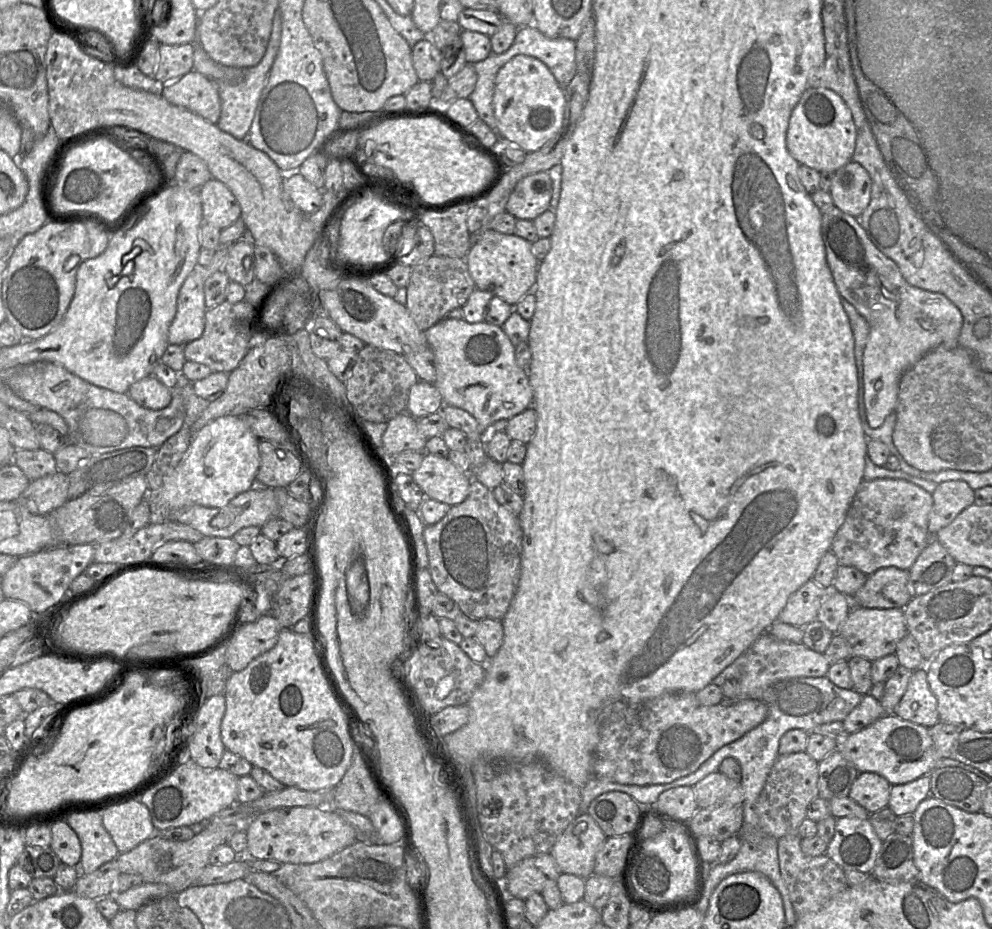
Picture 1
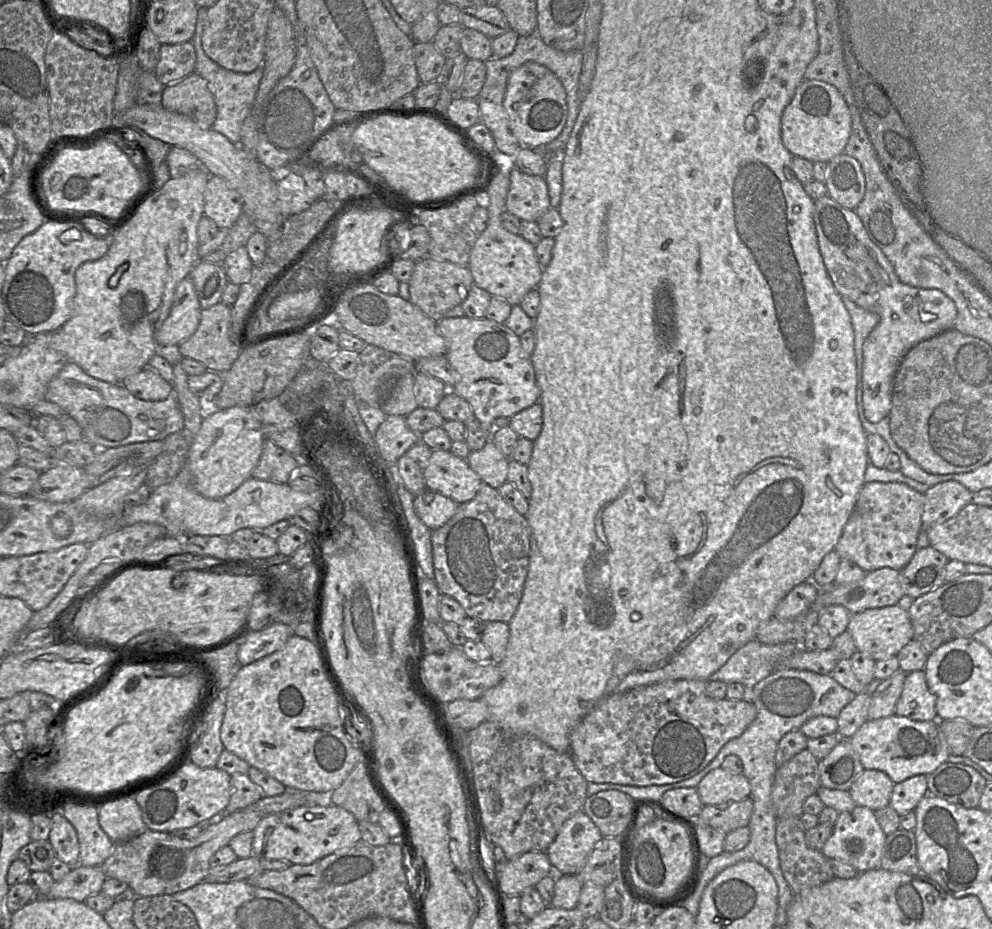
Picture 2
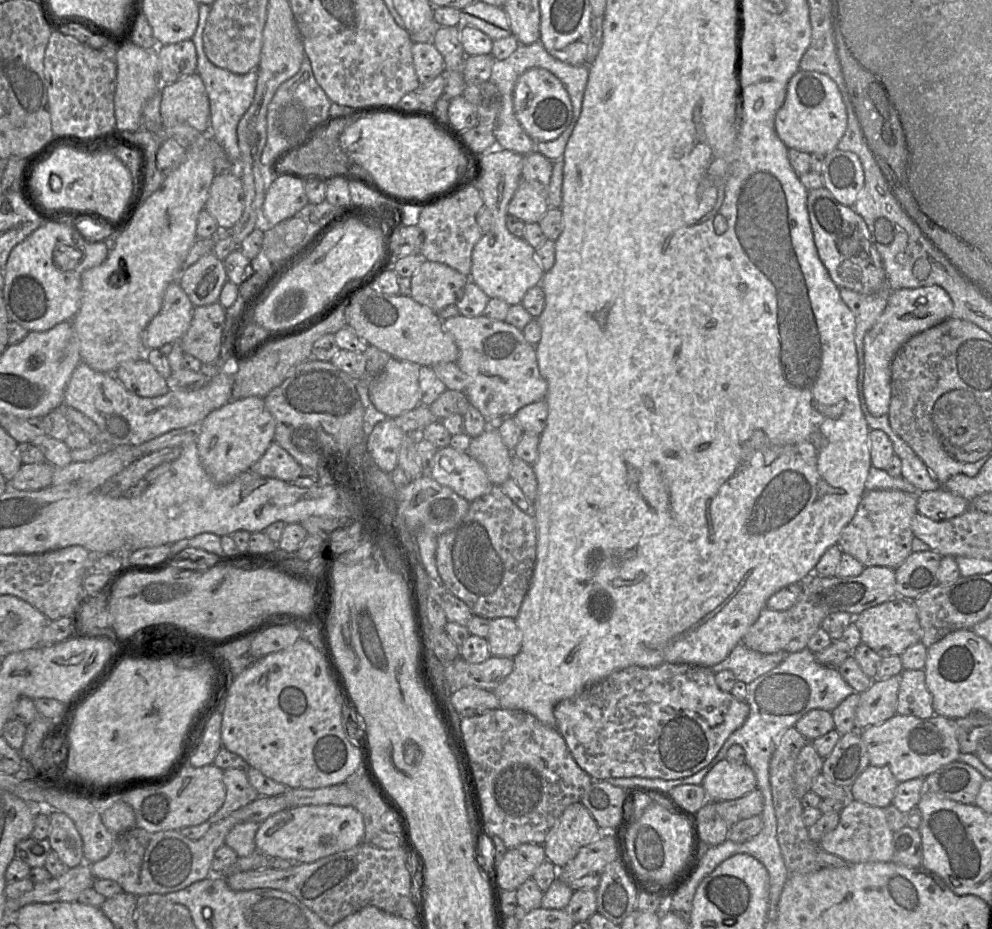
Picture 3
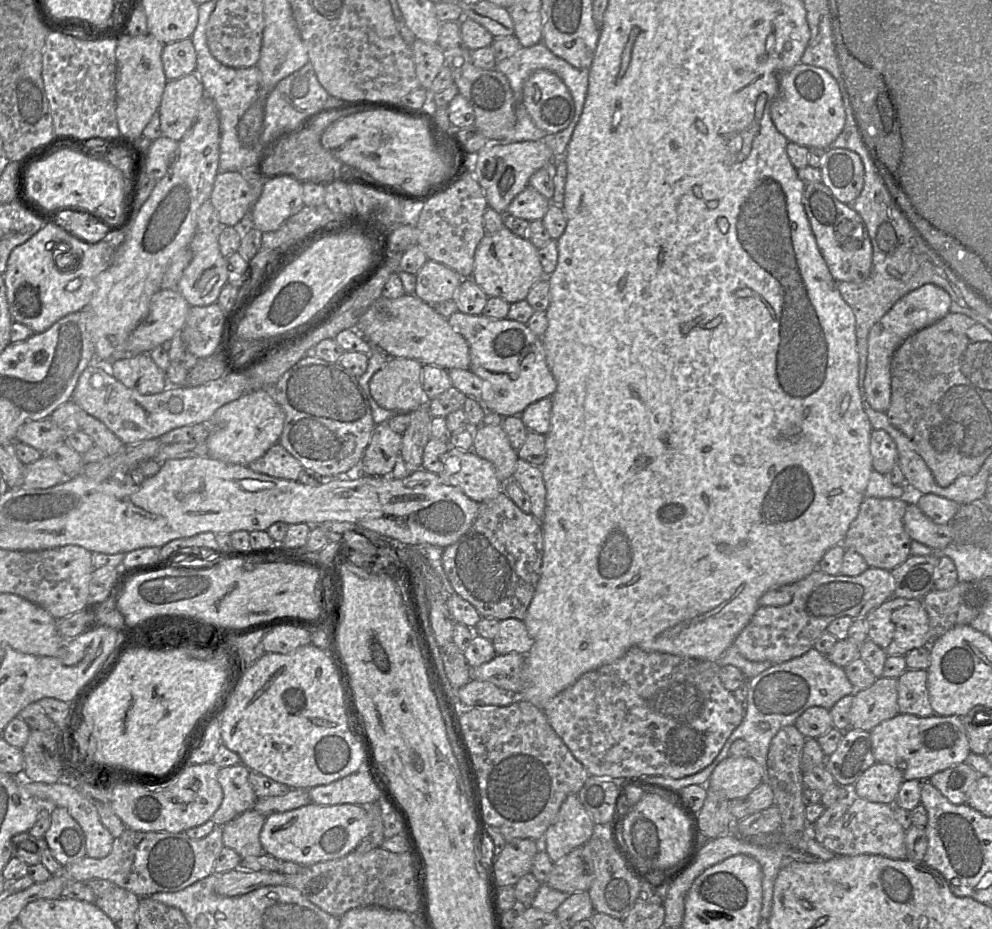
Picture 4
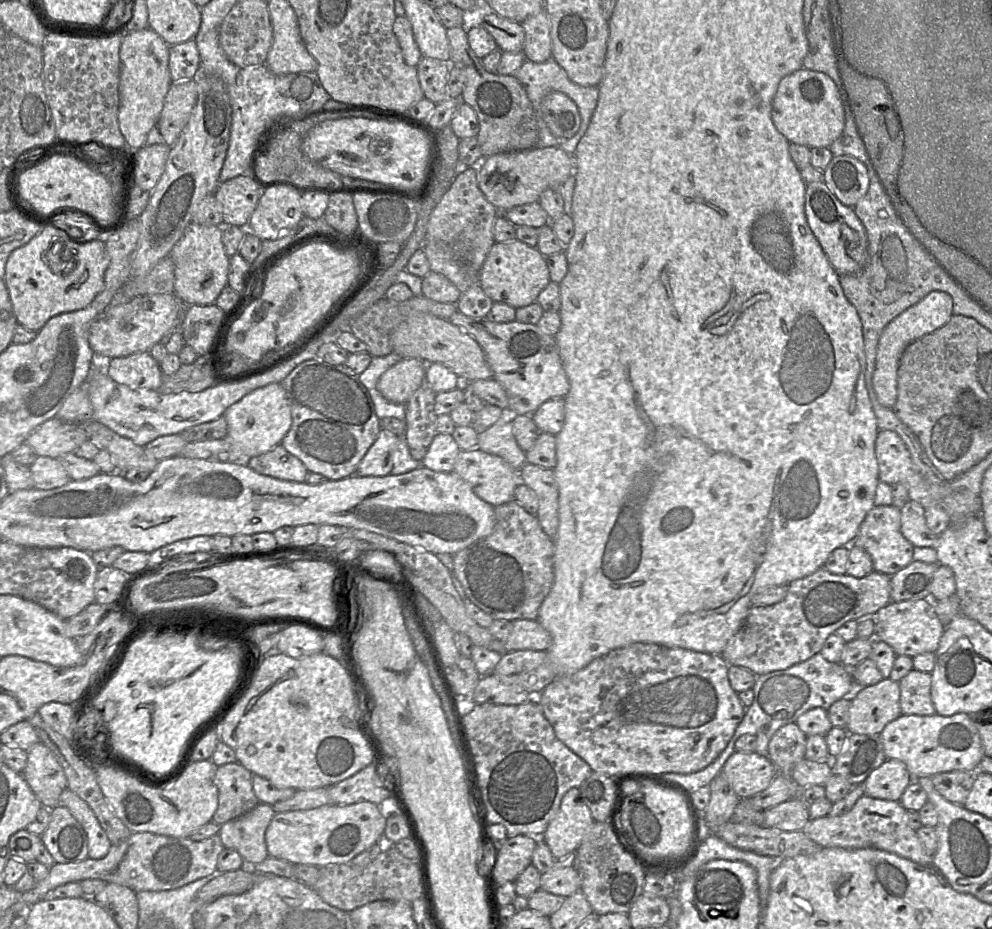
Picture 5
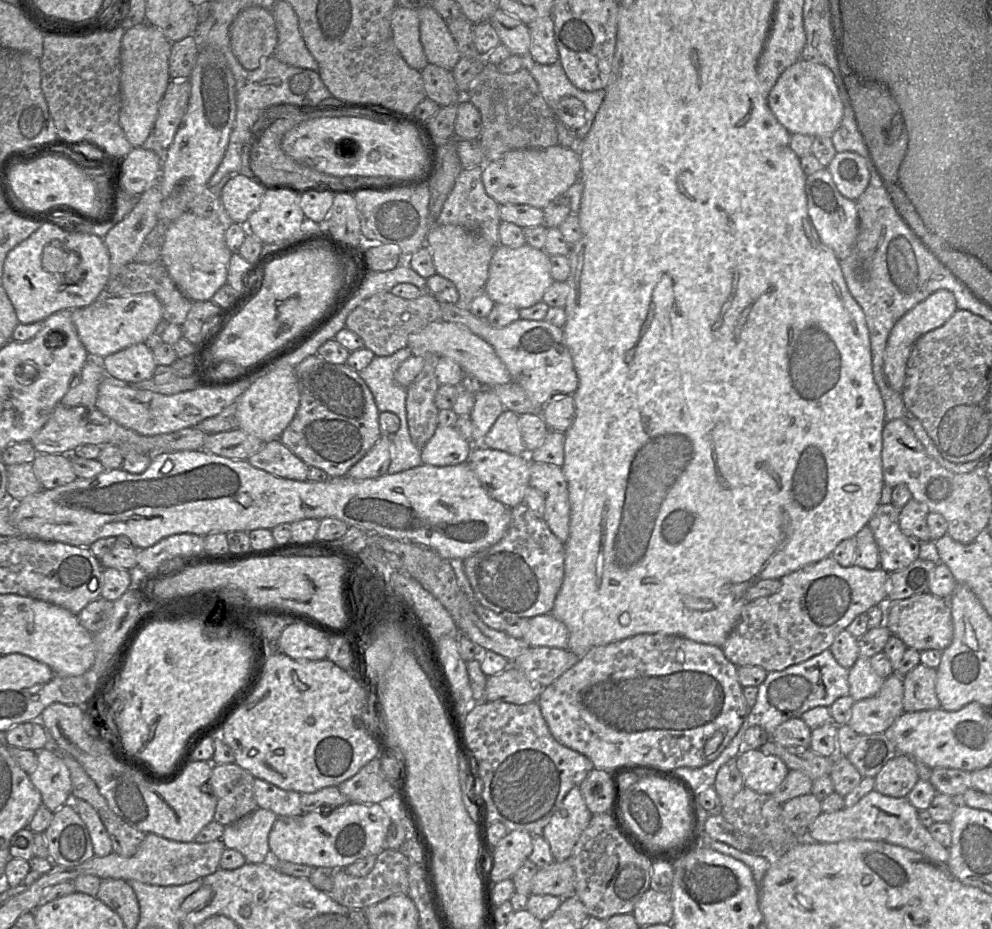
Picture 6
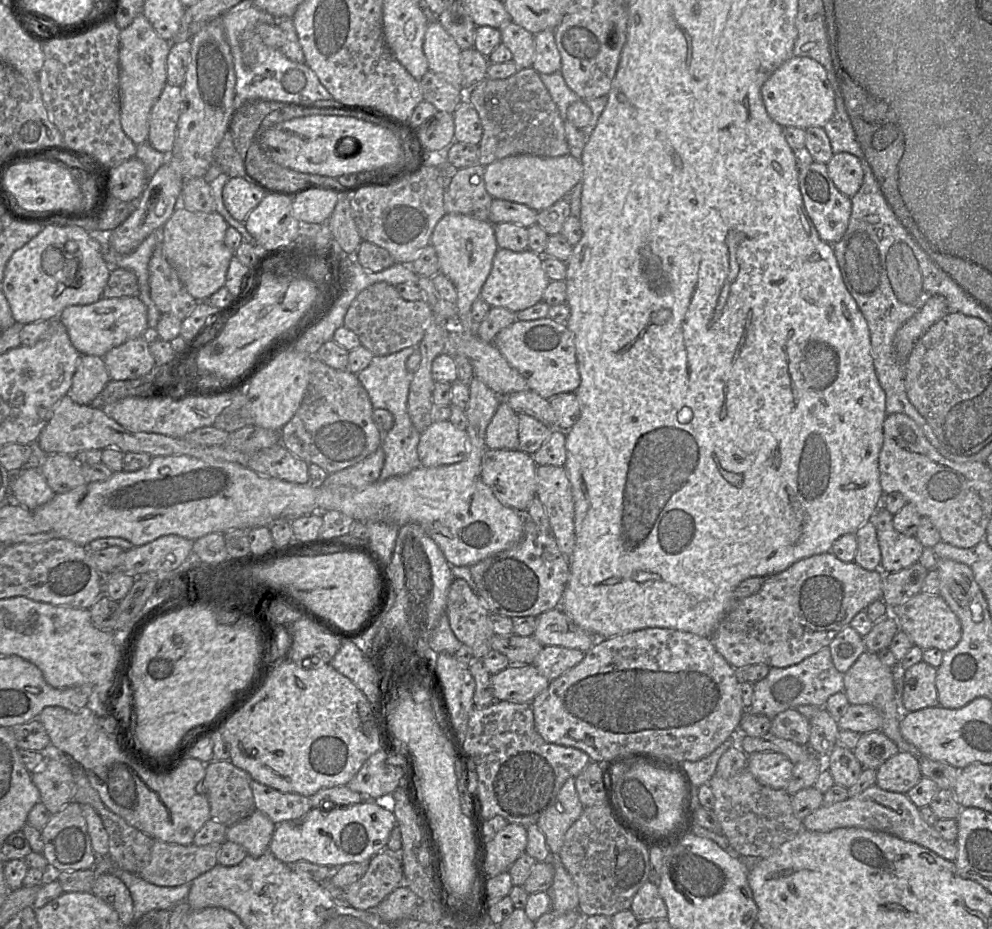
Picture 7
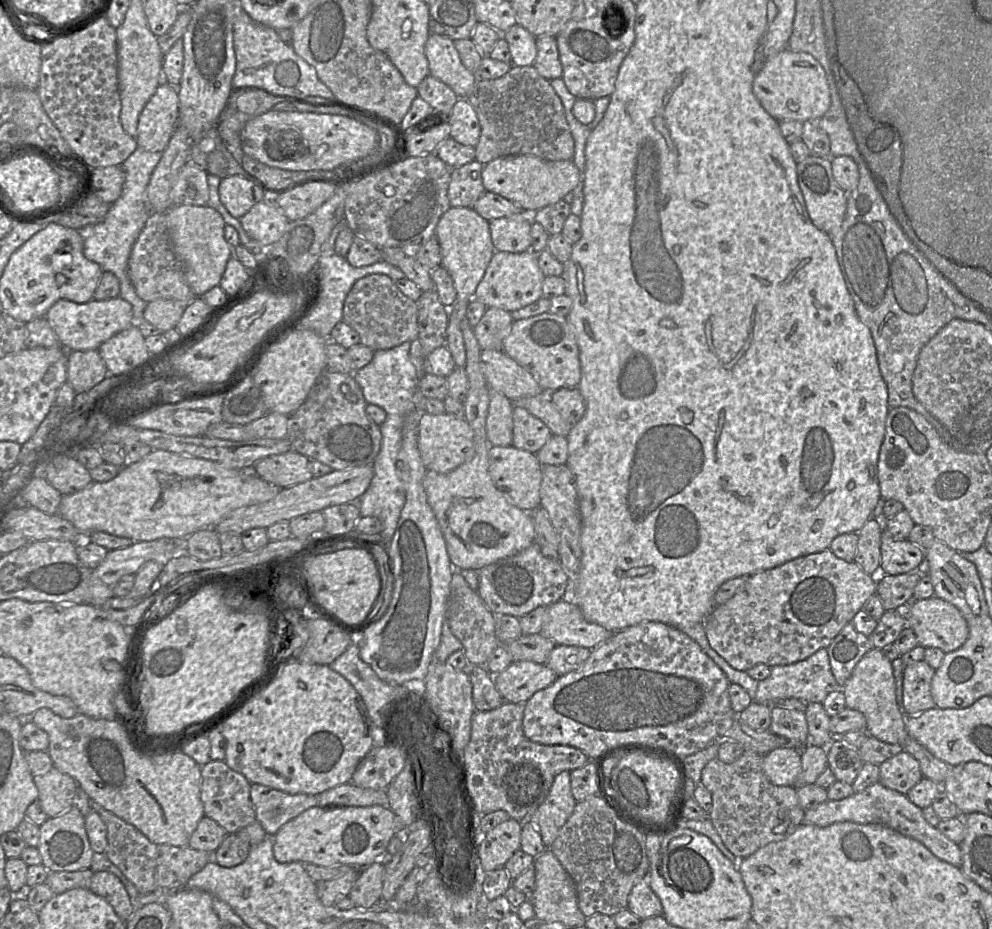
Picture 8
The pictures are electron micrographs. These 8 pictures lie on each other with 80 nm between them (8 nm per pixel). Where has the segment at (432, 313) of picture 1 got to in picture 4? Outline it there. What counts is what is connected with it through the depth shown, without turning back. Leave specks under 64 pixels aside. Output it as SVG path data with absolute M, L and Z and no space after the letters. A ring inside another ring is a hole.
M428 259L416 273L415 295L430 305L454 300L462 279L452 268Z

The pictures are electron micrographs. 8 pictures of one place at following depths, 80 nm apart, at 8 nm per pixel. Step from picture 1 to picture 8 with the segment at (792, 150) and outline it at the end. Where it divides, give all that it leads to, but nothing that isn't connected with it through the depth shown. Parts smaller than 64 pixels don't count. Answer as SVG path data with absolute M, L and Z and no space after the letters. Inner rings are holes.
M789 48L766 61L755 76L752 89L763 109L778 122L820 120L831 103L829 86L820 63L807 52L793 52Z

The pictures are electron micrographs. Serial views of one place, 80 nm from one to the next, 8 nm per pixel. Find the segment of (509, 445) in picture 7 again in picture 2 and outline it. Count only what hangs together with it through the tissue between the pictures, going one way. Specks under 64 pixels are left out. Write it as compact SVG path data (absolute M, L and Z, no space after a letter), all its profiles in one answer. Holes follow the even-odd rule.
M489 440L482 449L470 451L466 460L481 480L491 487L497 489L507 481L509 458L492 440Z

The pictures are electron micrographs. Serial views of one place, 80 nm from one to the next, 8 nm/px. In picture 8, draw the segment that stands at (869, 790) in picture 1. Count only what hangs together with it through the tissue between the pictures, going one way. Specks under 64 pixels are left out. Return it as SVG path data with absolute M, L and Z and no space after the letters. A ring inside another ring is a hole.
M905 750L879 765L879 782L905 795L923 777L918 760Z

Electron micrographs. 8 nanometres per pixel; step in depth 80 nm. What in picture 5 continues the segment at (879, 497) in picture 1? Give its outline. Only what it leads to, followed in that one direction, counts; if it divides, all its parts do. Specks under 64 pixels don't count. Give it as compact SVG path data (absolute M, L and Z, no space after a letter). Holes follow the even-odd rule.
M894 504L874 506L862 521L853 543L871 556L873 570L889 576L913 561L914 547L901 532L900 507Z

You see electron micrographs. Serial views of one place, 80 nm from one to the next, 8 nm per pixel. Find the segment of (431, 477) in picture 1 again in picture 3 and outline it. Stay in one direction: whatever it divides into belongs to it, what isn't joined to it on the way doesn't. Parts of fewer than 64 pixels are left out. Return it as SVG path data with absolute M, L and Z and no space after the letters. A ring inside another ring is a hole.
M450 446L436 452L430 476L468 502L486 494L494 485L476 459Z

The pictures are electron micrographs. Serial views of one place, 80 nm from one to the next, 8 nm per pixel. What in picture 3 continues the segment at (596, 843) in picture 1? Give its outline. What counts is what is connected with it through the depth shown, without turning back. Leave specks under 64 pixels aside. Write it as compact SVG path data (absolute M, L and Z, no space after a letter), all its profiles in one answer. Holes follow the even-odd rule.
M581 802L573 803L563 811L543 844L546 859L561 869L577 855L582 847L596 840L601 834L602 830L587 808Z

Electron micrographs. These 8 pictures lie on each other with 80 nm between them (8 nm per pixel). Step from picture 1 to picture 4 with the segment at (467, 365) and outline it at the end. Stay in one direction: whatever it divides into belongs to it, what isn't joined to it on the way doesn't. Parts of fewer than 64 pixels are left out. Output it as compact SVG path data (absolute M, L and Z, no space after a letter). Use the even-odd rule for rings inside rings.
M456 311L448 319L449 324L461 334L469 346L469 370L483 380L481 400L487 412L501 416L520 415L530 404L551 397L557 387L546 363L542 339L537 337L526 324L508 318L491 319L480 315L469 315Z

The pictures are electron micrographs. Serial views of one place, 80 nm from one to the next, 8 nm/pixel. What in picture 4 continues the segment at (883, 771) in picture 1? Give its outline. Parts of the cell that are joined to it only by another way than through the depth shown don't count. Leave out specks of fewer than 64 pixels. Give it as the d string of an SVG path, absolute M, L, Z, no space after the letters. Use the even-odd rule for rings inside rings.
M898 713L870 731L876 762L900 768L904 779L928 780L933 774L963 763L971 753L962 717L933 714L920 717Z

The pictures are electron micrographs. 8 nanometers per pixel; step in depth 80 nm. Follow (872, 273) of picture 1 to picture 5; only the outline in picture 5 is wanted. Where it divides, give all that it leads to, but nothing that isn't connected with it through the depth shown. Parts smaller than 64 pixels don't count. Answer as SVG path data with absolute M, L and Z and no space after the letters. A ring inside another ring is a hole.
M823 181L807 183L804 206L808 225L838 275L861 271L867 262L867 235L853 207L842 204ZM939 290L932 291L884 327L878 341L876 363L872 378L873 389L878 401L883 406L893 408L897 401L898 367L905 348L911 342L945 325L953 315L952 308L953 300L947 292Z

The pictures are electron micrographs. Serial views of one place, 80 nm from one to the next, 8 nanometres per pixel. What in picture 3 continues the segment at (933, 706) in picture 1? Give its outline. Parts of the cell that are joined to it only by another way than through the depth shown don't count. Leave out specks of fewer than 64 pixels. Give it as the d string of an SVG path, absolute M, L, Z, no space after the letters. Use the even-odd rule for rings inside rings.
M924 669L903 670L899 680L897 714L921 719L935 715L932 695L926 687Z

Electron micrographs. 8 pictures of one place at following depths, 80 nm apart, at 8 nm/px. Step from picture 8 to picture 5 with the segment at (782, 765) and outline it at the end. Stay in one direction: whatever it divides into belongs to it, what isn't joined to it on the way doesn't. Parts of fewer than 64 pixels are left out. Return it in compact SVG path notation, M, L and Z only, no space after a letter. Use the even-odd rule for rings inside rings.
M735 751L720 773L740 799L748 799L765 790L777 775L777 770L768 756Z

